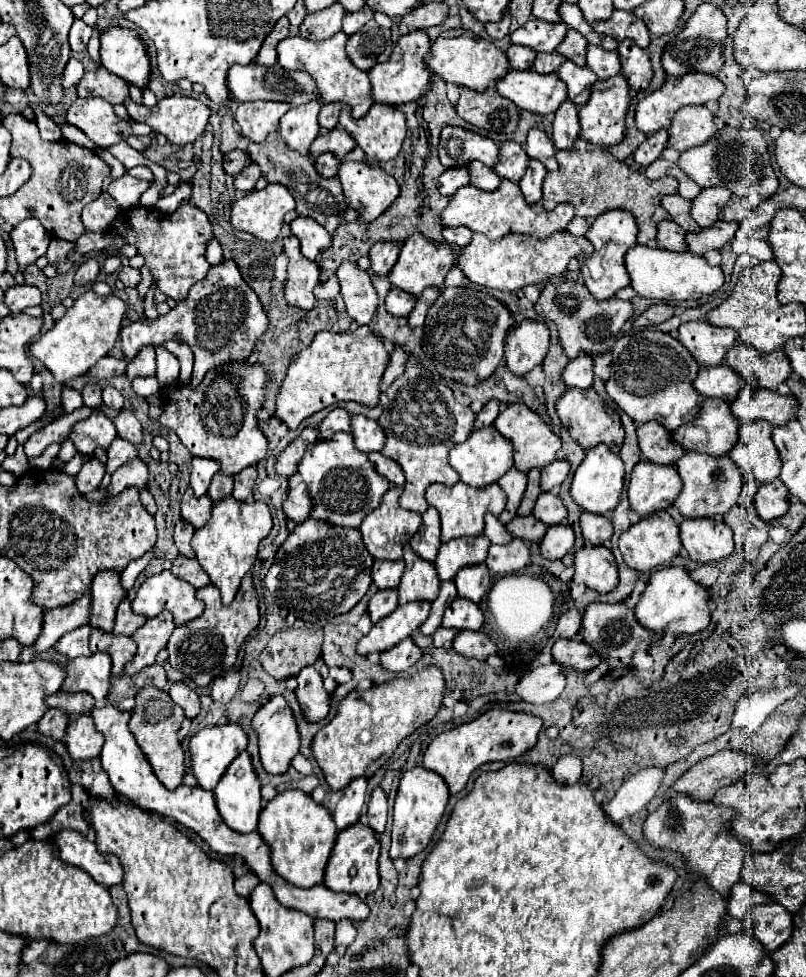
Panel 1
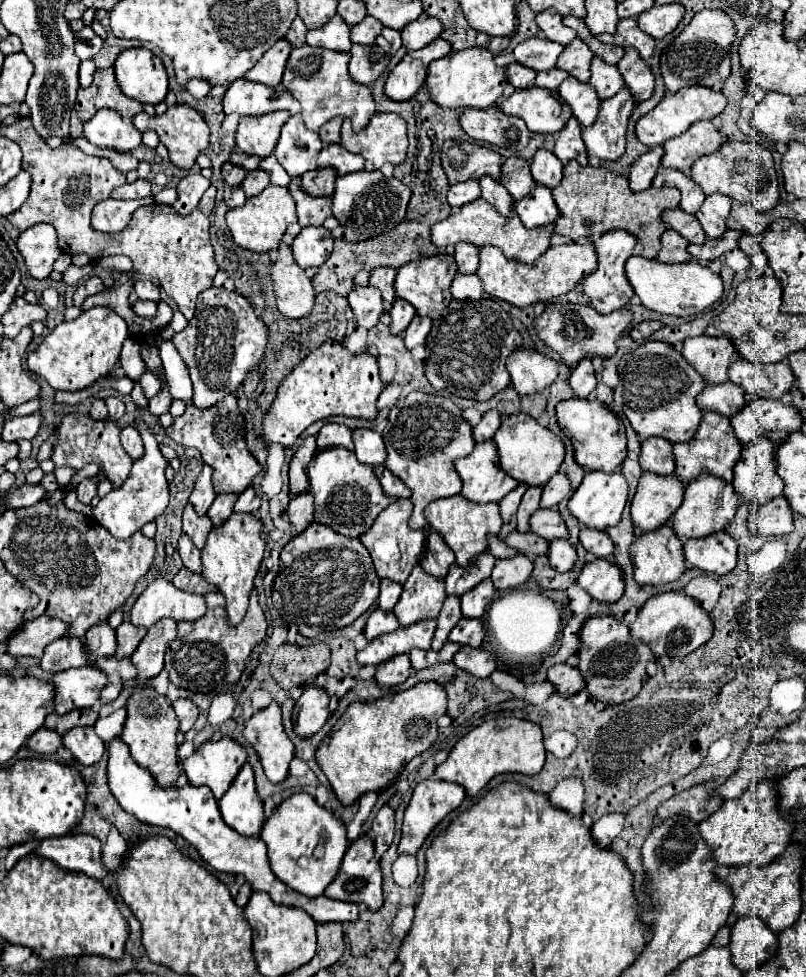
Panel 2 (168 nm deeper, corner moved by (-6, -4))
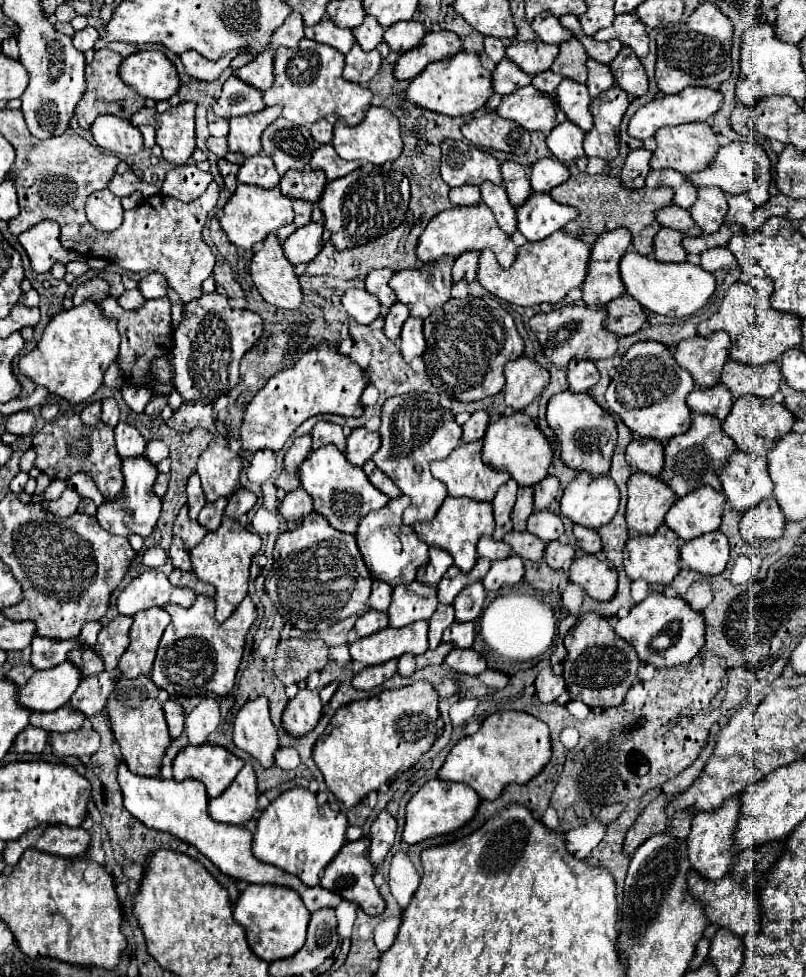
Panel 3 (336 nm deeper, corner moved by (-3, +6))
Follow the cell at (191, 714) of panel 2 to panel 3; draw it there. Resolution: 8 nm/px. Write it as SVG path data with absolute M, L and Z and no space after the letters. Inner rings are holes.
M169 699L165 705L163 705L163 711L165 711L165 719L167 719L167 725L169 725L169 733L173 739L177 739L183 731L183 719L185 719L185 711L181 707L179 701L173 701Z

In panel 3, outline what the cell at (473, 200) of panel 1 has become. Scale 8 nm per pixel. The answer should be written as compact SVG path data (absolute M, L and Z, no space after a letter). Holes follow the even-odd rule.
M483 201L479 205L471 205L471 207L451 207L449 211L441 211L439 215L435 215L429 225L425 227L423 235L419 237L417 243L417 257L421 263L427 261L435 261L443 255L455 259L457 255L465 253L465 251L483 251L483 249L491 249L501 267L511 267L511 263L517 257L517 247L513 243L511 237L507 237L507 233L503 233L495 221L495 215L491 213L491 209L487 209L487 205L483 205Z

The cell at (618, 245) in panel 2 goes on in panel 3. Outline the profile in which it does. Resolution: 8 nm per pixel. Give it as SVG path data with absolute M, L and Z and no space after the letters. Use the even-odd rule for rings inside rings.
M613 229L601 233L591 249L589 271L581 285L583 301L589 307L607 305L625 293L619 277L619 261L631 243L629 229Z

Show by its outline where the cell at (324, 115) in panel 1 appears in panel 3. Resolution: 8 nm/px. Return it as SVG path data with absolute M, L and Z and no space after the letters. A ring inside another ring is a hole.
M331 113L331 115L323 117L323 121L313 123L313 125L311 125L311 135L313 135L313 139L319 141L319 143L331 143L335 121L337 121L337 117Z

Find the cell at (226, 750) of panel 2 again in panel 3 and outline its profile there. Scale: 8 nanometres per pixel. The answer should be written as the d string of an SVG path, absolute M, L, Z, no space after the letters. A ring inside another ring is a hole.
M205 743L203 747L185 747L179 751L173 761L173 775L175 781L183 781L187 777L199 779L205 783L207 795L217 797L229 787L241 767L243 761L225 747Z

